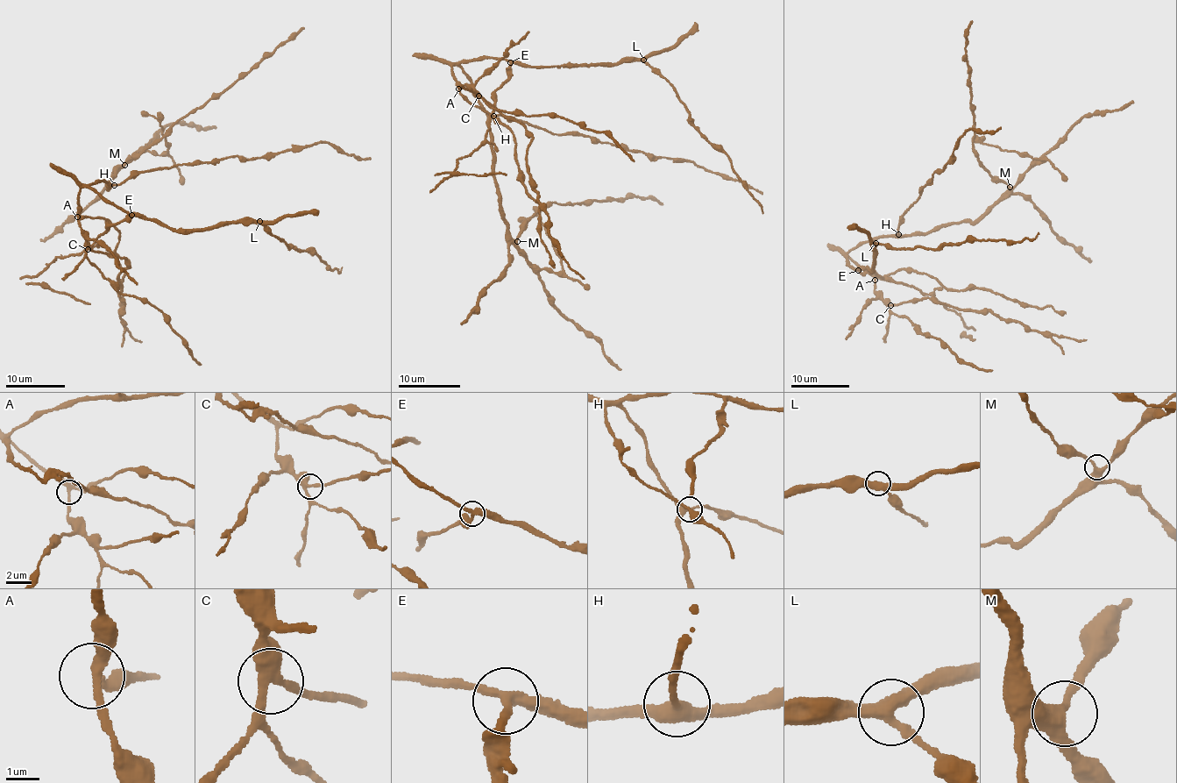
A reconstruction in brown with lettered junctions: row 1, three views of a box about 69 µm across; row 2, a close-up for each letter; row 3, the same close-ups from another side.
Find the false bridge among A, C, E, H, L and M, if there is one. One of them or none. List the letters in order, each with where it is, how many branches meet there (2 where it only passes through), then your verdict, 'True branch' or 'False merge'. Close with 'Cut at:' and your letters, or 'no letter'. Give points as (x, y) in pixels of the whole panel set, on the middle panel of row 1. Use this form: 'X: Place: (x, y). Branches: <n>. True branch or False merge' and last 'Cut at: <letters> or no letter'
A: Place: (458, 88). Branches: 3. True branch
C: Place: (478, 96). Branches: 3. True branch
E: Place: (510, 62). Branches: 3. False merge
H: Place: (493, 116). Branches: 3. True branch
L: Place: (643, 60). Branches: 3. True branch
M: Place: (517, 241). Branches: 3. True branch
Cut at: E

